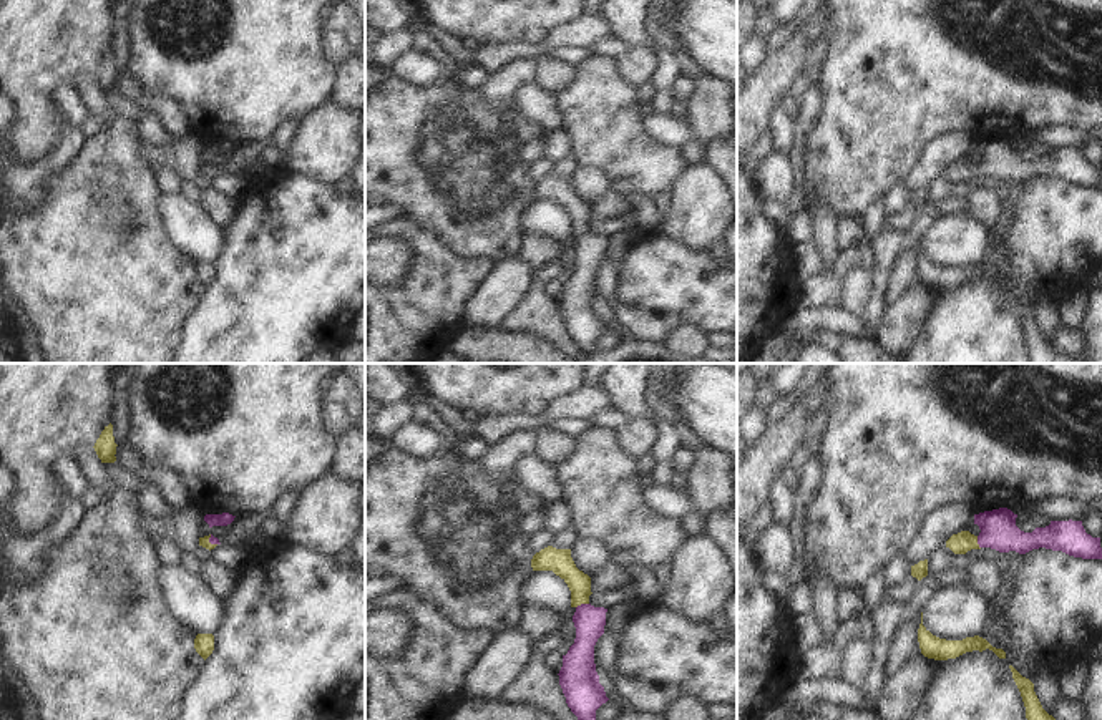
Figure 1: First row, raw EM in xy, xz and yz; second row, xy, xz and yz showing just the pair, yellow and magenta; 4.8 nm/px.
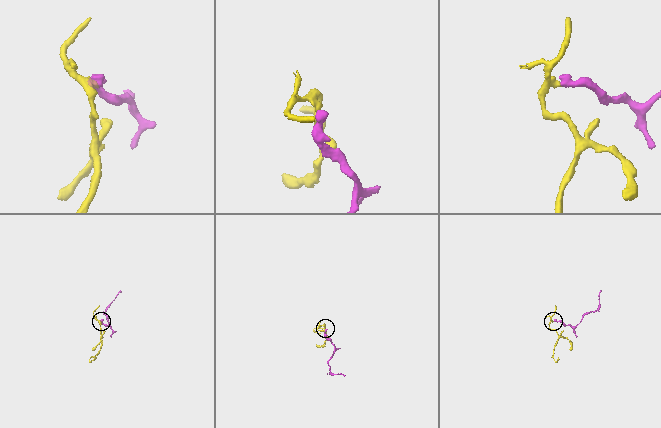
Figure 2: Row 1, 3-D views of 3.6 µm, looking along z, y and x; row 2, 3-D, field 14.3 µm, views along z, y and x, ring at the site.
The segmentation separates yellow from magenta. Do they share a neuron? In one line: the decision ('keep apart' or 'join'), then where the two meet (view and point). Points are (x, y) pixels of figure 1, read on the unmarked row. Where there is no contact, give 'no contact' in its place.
join; contact xz (581, 231)

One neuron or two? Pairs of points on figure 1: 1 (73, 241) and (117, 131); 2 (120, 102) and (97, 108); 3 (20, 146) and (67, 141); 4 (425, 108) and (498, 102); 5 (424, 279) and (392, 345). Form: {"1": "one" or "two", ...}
{"1": "one", "2": "two", "3": "two", "4": "two", "5": "one"}

